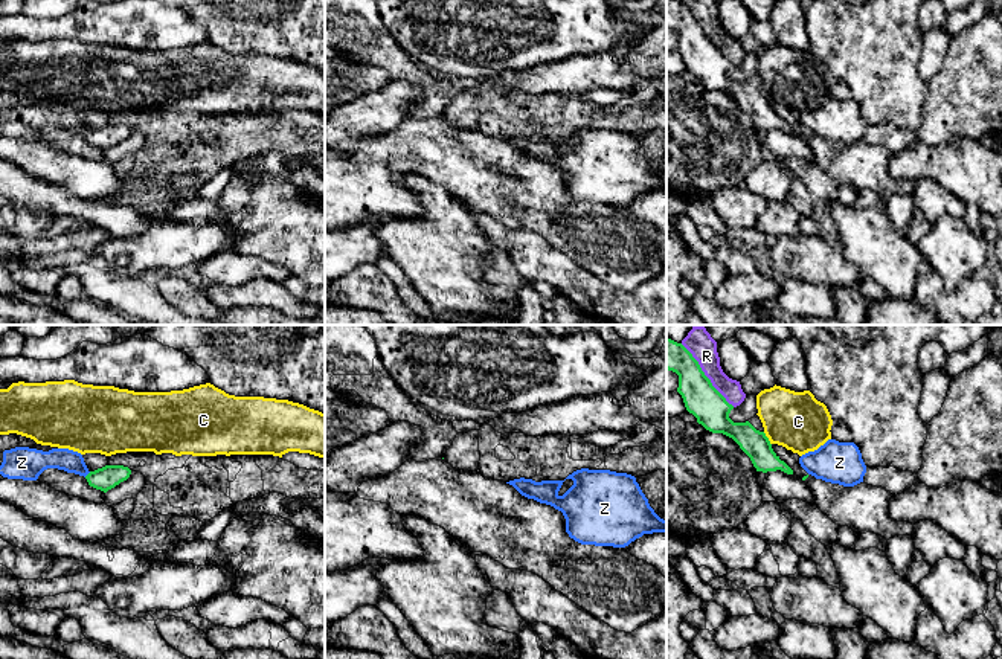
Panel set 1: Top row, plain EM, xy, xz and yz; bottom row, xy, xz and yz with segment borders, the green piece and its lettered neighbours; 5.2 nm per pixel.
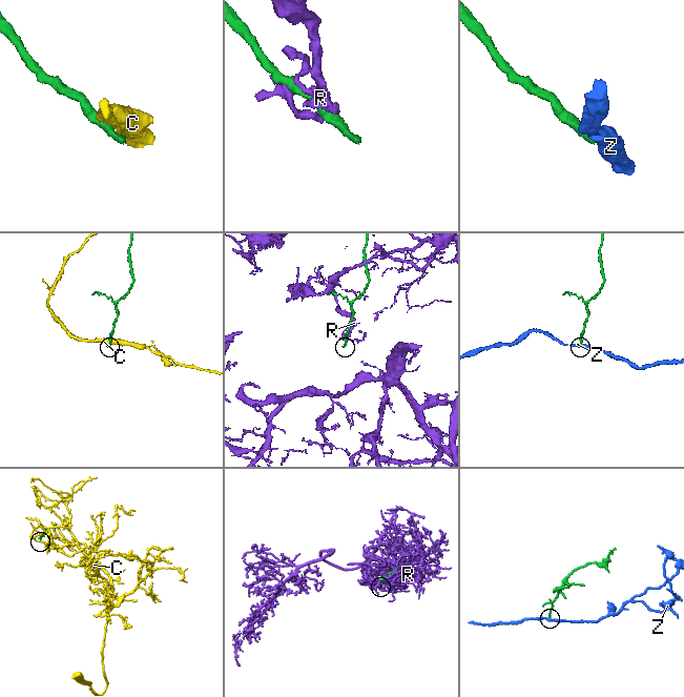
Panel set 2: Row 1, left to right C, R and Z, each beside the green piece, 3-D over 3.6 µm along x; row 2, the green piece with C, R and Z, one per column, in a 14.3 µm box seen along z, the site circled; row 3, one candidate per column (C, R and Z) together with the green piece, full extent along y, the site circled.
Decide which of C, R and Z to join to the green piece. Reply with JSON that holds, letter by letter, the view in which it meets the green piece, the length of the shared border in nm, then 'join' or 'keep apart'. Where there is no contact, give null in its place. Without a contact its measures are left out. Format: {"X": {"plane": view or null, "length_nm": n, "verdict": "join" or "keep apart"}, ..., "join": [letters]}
{"C": {"plane": "yz", "length_nm": 80, "verdict": "keep apart"}, "R": {"plane": "yz", "length_nm": 440, "verdict": "keep apart"}, "Z": {"plane": "xy", "length_nm": 50, "verdict": "keep apart"}, "join": []}

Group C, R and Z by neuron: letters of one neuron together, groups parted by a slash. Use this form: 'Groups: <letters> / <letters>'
Groups: C / R / Z

